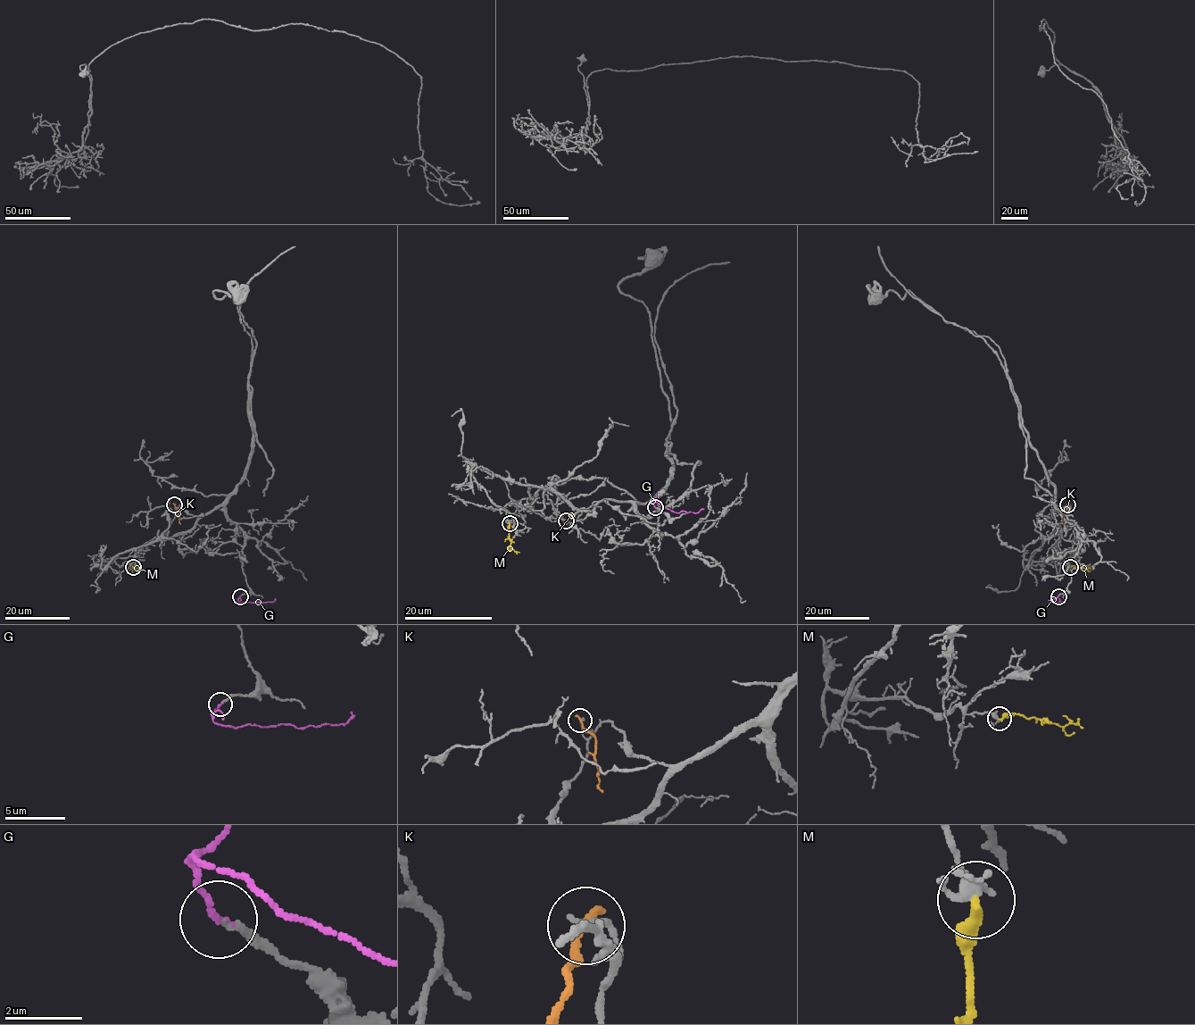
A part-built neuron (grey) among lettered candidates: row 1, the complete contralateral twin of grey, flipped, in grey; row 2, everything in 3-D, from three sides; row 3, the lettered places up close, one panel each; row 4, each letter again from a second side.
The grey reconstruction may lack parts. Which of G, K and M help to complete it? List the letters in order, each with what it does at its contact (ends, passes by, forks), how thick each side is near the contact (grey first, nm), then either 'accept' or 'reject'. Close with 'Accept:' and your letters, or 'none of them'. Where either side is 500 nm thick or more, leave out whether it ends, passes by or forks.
G: it ends there; 180 nm thick on the grey side, 140 nm on the other; accept
K: it ends there; 160 nm thick on the grey side, 240 nm on the other; reject
M: it ends there; 280 nm thick on the grey side, 320 nm on the other; reject
Accept: G

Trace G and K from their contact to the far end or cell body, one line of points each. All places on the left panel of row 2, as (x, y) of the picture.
G: (240, 596), (240, 602), (273, 602), (275, 598)
K: (174, 504), (178, 510), (180, 524)

